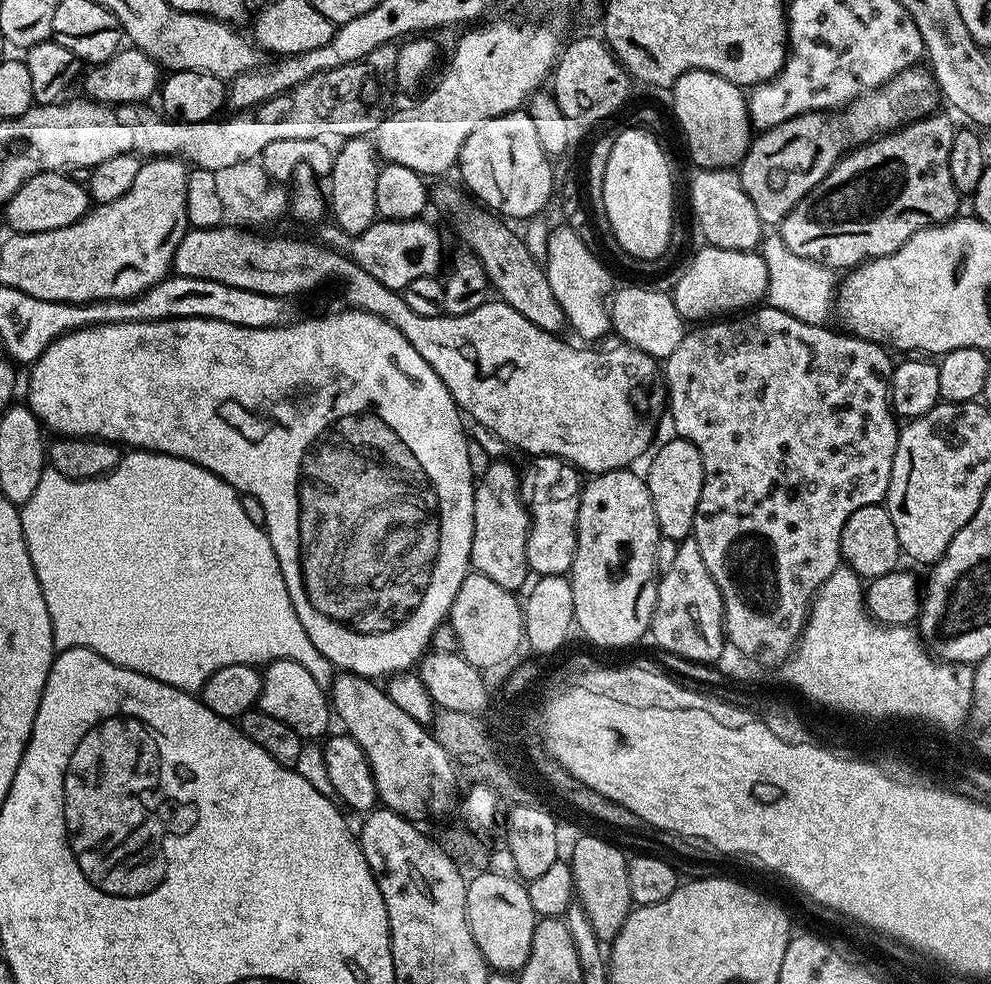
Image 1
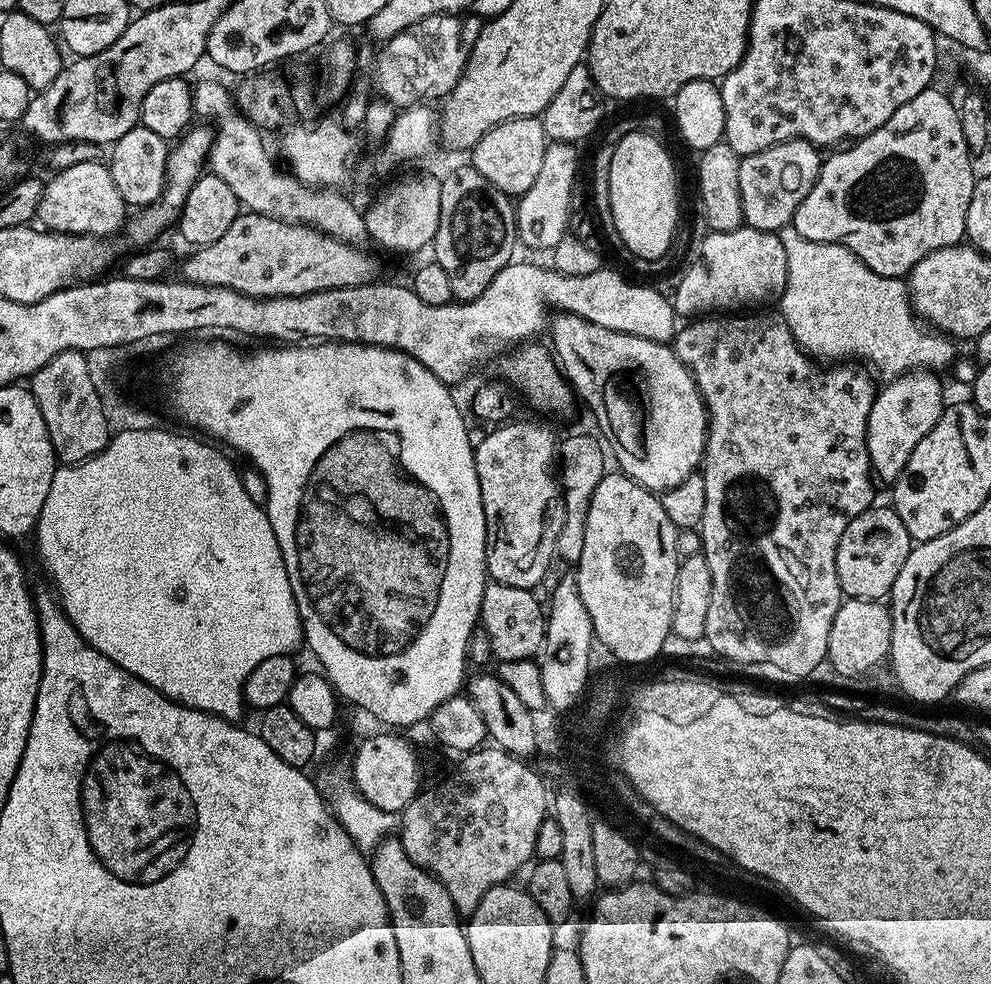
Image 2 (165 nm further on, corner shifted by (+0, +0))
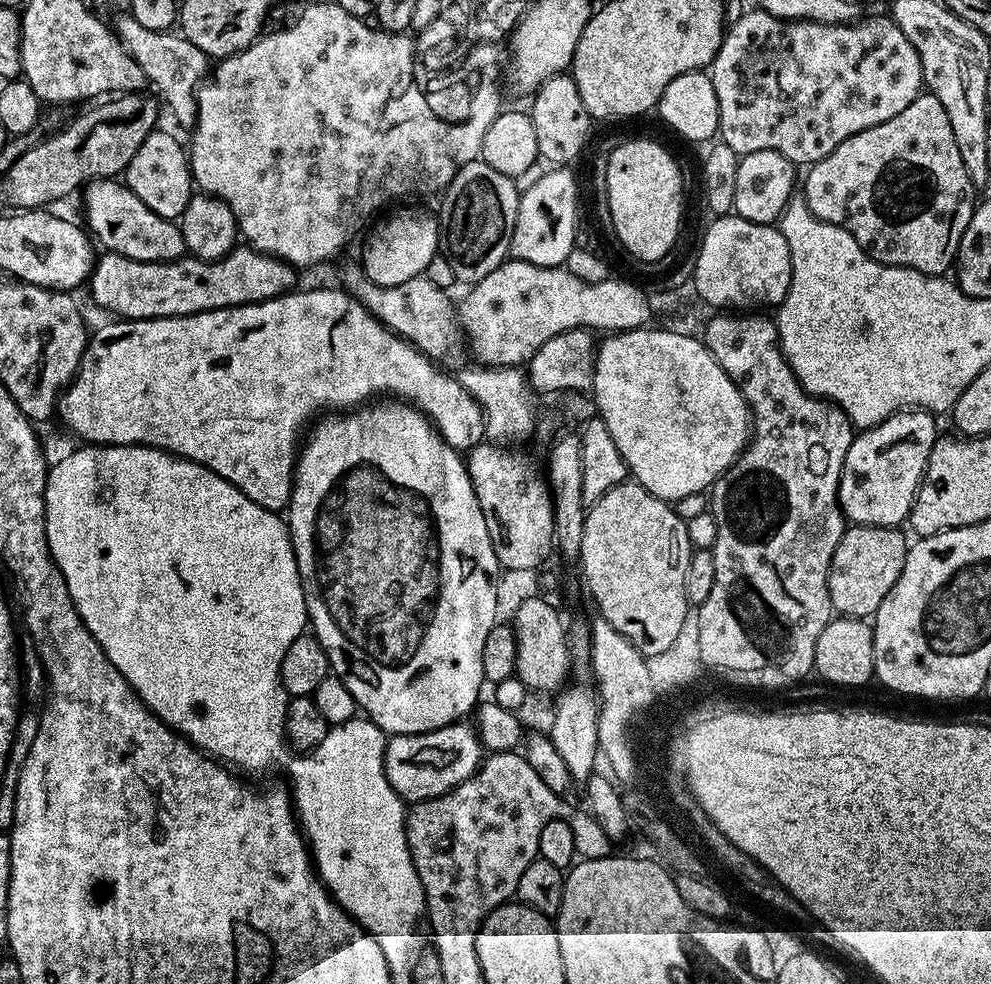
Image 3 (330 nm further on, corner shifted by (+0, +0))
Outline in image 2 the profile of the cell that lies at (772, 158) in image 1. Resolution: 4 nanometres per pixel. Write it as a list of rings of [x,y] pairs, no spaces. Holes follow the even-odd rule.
[[[787,140],[741,159],[738,186],[742,190],[742,210],[747,227],[779,233],[781,228],[791,225],[798,206],[816,185],[816,152],[817,145],[810,142]]]

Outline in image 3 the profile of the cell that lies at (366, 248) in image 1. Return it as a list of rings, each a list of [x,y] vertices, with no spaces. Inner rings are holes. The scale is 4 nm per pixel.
[[[251,246],[243,247],[231,248],[220,260],[181,258],[175,262],[131,260],[117,252],[105,251],[92,269],[92,300],[125,320],[165,320],[171,316],[237,308],[240,304],[257,304],[293,291],[297,269],[276,256],[267,256]]]

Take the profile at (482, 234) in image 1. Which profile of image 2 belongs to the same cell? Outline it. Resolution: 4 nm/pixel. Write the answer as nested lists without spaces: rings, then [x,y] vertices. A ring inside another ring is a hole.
[[[557,311],[551,317],[550,332],[551,328],[550,348],[564,379],[574,389],[575,395],[588,403],[600,427],[599,435],[620,463],[617,464],[619,471],[638,481],[649,492],[663,494],[701,467],[708,437],[708,410],[692,373],[668,344],[638,338],[634,334],[622,334],[618,330],[606,330],[606,326],[598,326],[569,312]]]

